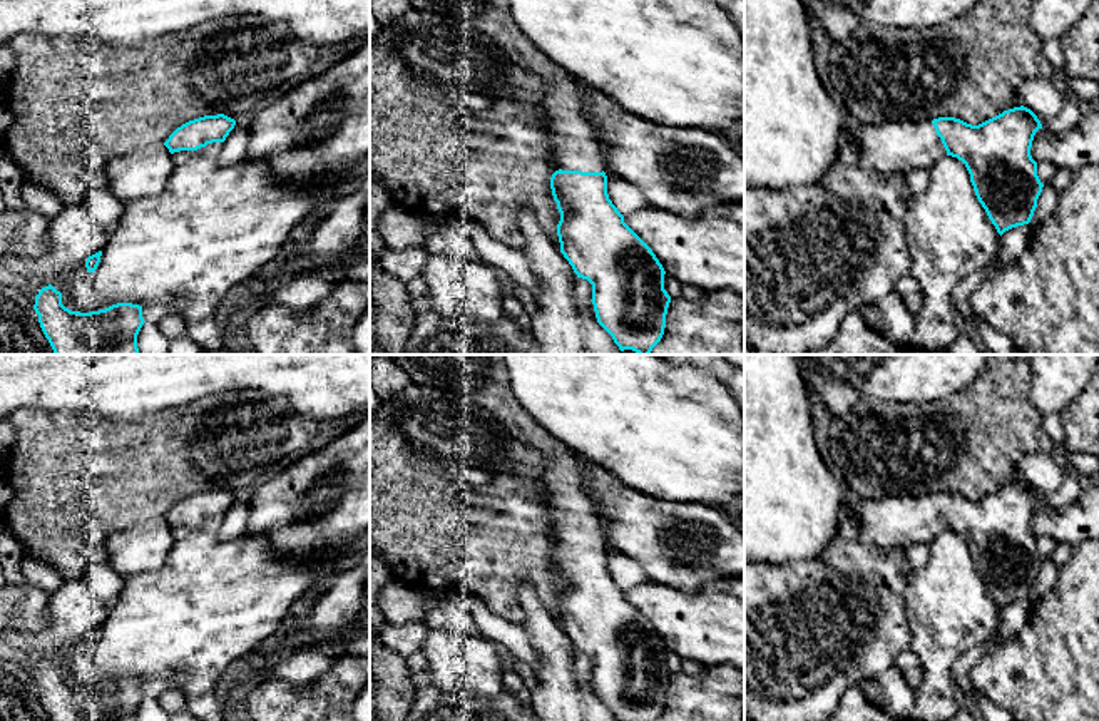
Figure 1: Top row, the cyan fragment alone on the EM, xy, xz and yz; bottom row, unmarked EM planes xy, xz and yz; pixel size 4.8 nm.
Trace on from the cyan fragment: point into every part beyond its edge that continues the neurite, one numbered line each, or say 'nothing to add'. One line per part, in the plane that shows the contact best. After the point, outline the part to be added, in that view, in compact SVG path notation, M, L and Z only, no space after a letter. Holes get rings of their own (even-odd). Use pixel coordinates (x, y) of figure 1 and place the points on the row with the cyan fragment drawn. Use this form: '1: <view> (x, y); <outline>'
1: xy (213, 149); M212 142L212 144L207 144L206 147L197 149L197 151L174 152L172 157L174 157L176 166L179 166L179 164L184 164L194 157L214 157L214 159L217 159L221 149L222 149L222 142Z

